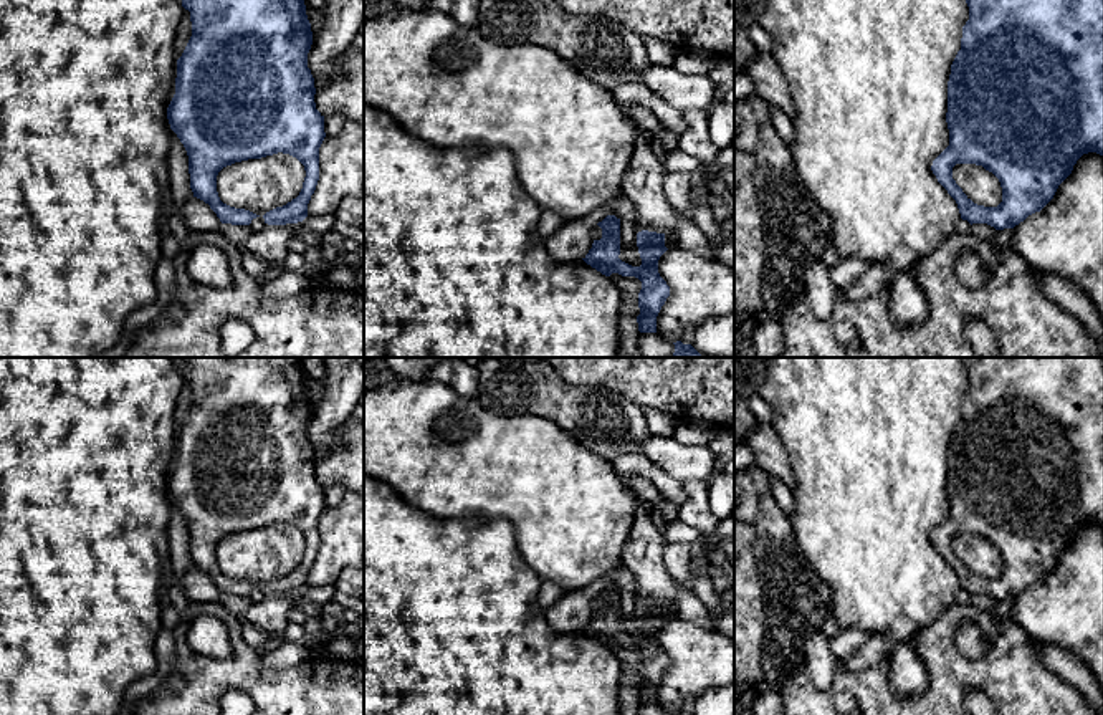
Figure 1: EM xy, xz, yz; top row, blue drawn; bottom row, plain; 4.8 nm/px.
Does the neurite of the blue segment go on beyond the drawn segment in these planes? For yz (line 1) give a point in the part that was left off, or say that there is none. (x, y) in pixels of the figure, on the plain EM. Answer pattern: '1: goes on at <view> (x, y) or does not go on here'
1: does not go on here

